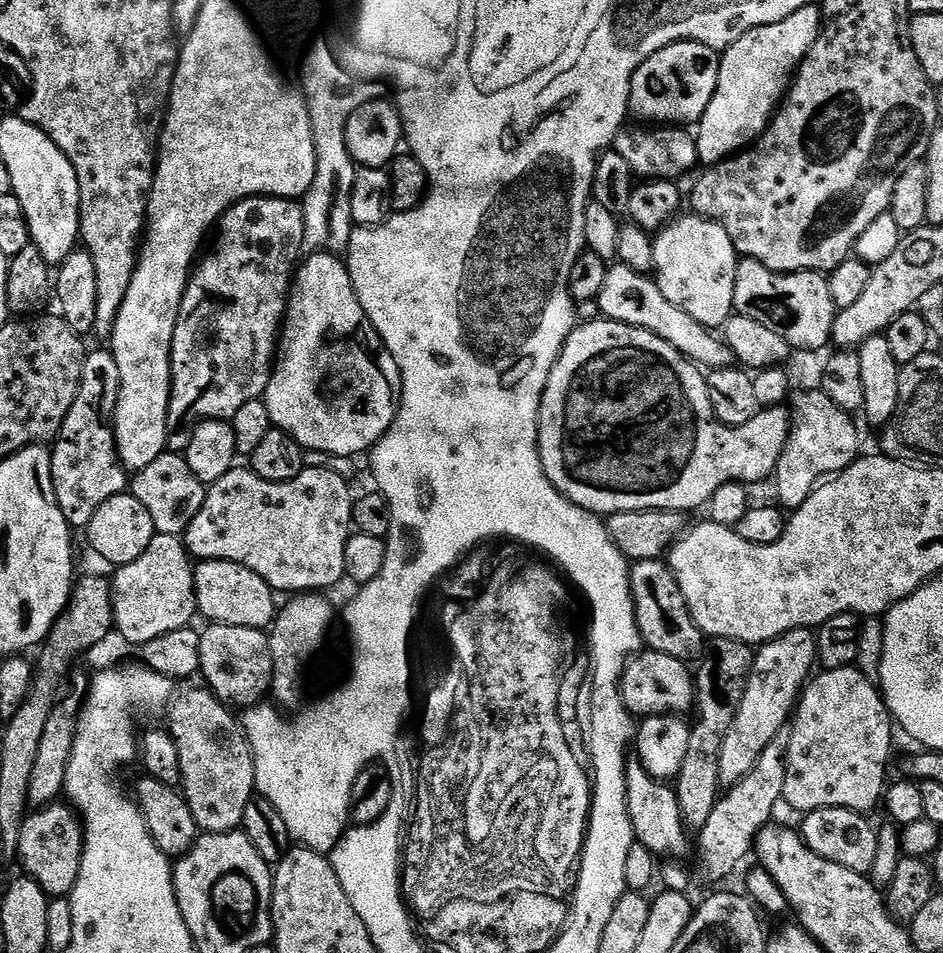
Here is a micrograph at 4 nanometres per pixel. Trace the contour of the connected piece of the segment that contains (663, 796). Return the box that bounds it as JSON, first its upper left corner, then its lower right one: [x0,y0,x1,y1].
[624,758,689,858]

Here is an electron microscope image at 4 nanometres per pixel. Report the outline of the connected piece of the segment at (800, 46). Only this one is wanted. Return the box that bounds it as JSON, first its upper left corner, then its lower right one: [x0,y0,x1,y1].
[696,7,822,166]

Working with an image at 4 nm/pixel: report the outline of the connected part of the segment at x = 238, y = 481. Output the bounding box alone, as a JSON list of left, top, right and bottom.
[182,466,354,594]

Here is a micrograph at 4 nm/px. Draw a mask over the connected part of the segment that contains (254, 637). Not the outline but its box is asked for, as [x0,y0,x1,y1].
[199,624,273,708]

